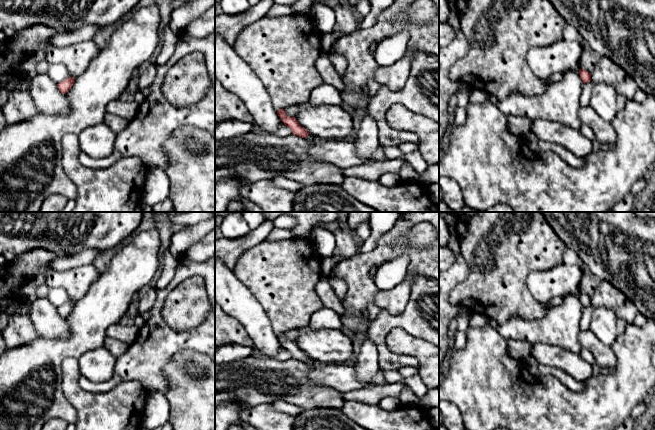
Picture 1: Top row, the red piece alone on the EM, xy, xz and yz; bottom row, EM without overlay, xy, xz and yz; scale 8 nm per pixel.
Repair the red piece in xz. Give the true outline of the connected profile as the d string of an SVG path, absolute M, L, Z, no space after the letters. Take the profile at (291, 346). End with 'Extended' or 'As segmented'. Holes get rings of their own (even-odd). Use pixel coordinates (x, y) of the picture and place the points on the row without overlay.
M279 333L277 335L278 340L285 350L289 351L292 354L293 359L296 359L301 362L307 361L310 357L302 351L295 341L287 340L284 333Z. As segmented

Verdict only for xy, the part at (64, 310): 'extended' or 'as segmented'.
as segmented

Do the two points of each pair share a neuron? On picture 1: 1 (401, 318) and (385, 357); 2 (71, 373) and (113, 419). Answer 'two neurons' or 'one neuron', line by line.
1: one neuron
2: one neuron

